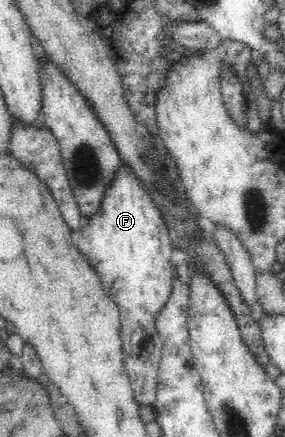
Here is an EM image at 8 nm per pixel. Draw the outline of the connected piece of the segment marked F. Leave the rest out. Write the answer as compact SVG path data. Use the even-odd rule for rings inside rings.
M121 165L120 171L113 179L102 201L102 209L94 214L87 224L78 233L76 246L84 260L90 263L101 279L102 285L109 294L110 299L116 303L120 310L122 350L125 357L125 366L130 376L133 395L142 405L151 405L156 401L158 380L157 373L161 362L163 342L157 332L157 315L163 311L169 302L173 288L173 279L176 277L175 265L170 260L173 243L162 219L159 208L154 204L151 196L140 184L134 172Z

